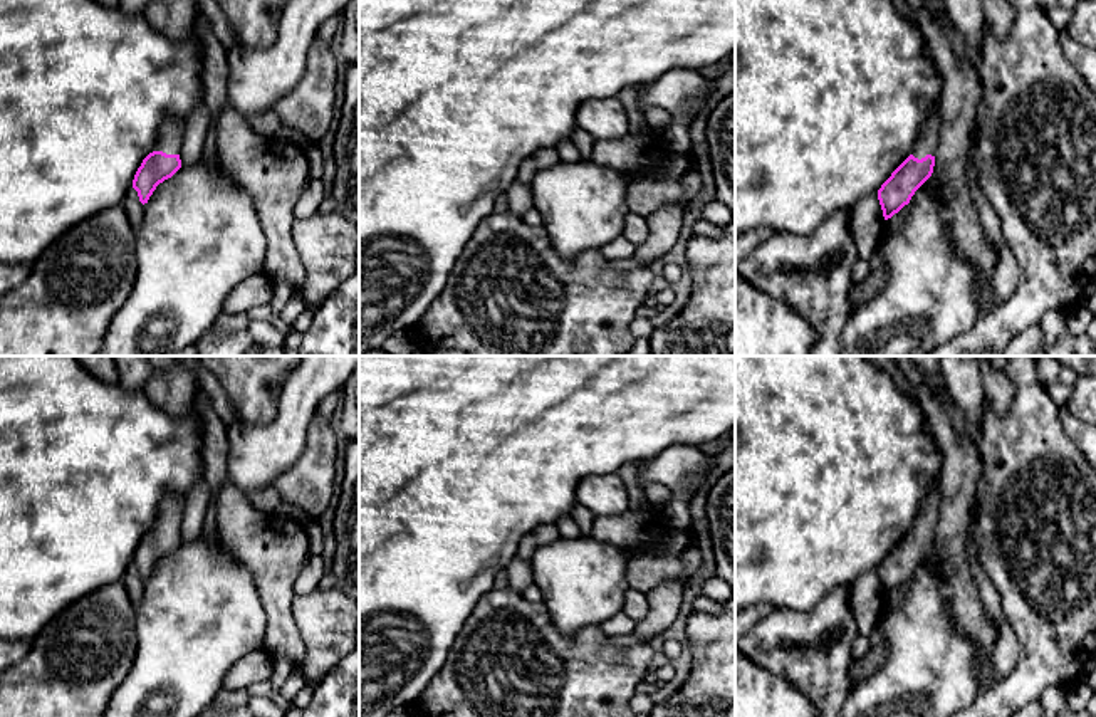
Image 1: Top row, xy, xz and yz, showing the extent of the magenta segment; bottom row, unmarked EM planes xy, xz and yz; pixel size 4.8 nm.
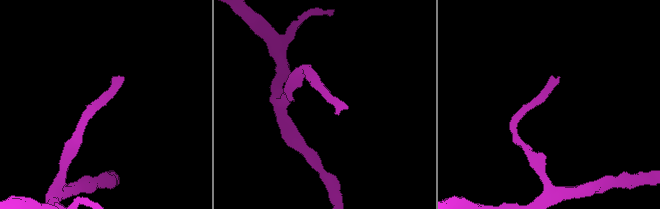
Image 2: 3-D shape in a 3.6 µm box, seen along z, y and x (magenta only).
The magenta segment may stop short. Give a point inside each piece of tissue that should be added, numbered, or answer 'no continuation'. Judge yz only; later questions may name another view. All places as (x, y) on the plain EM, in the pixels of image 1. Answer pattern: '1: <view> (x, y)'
1: yz (927, 519)

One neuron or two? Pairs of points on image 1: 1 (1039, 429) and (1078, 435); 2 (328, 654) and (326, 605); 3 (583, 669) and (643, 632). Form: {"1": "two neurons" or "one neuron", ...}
{"1": "two neurons", "2": "one neuron", "3": "two neurons"}

